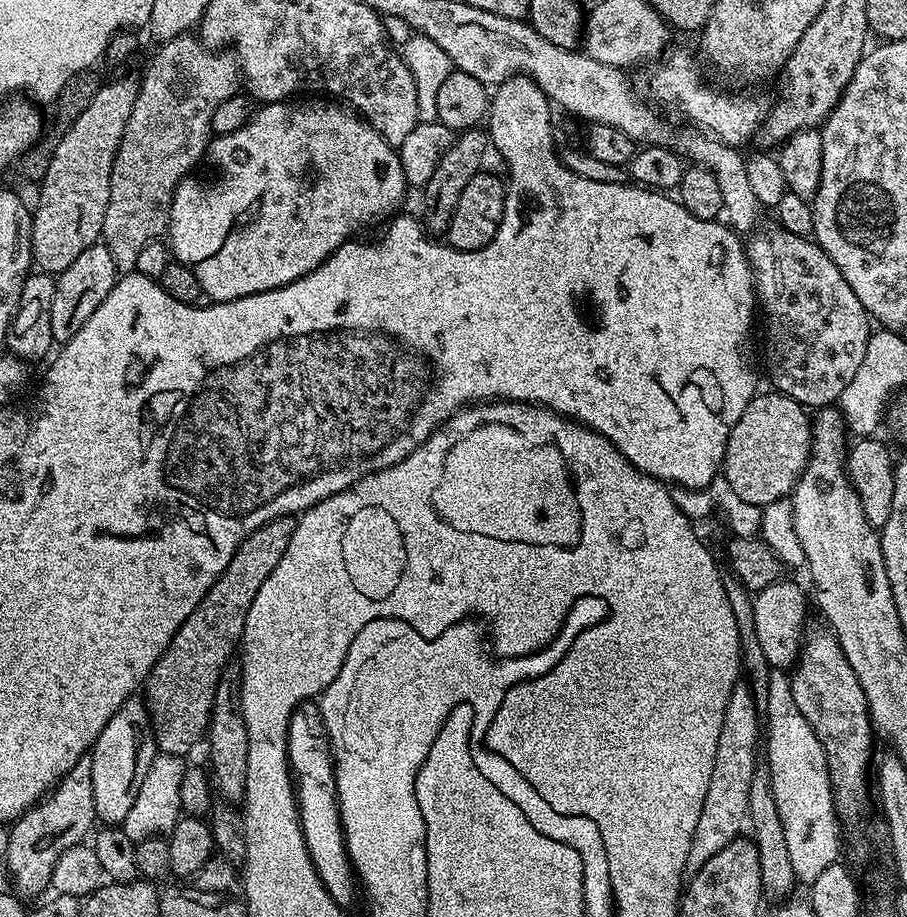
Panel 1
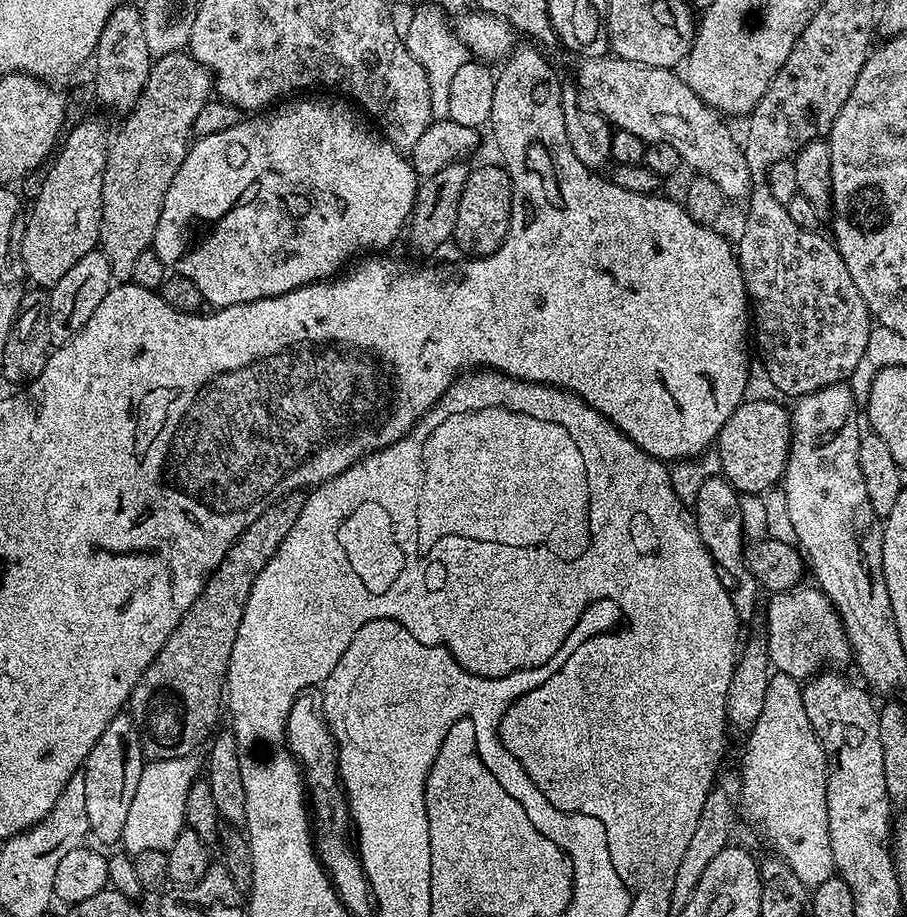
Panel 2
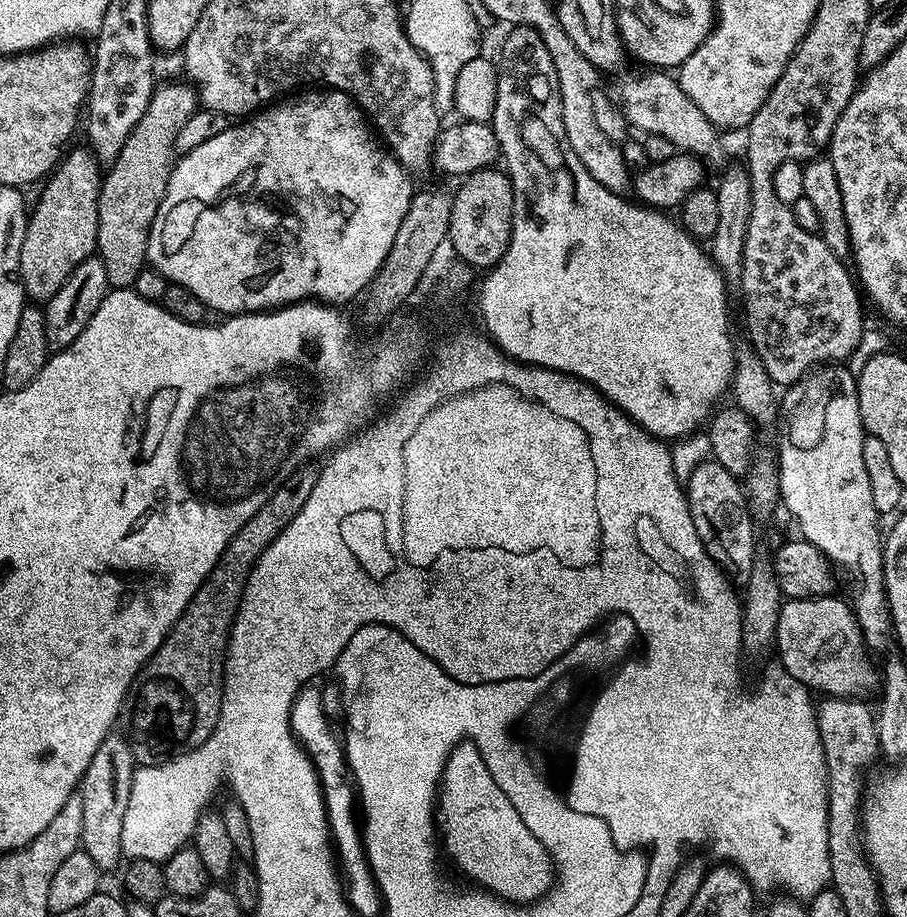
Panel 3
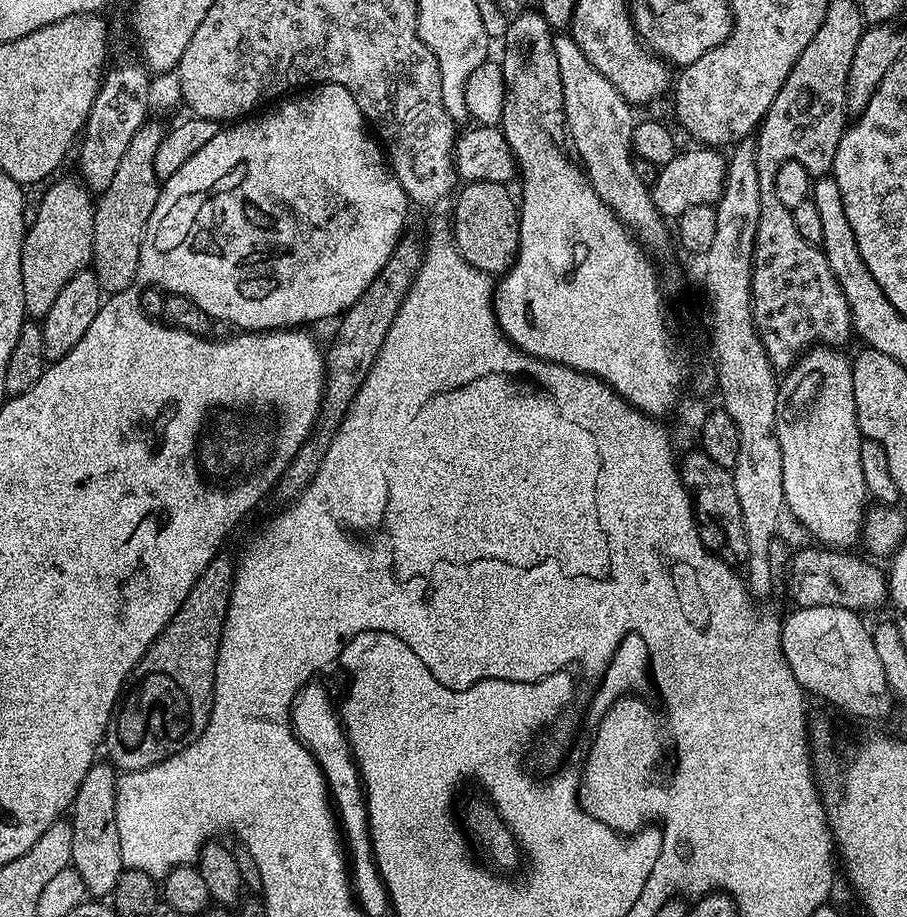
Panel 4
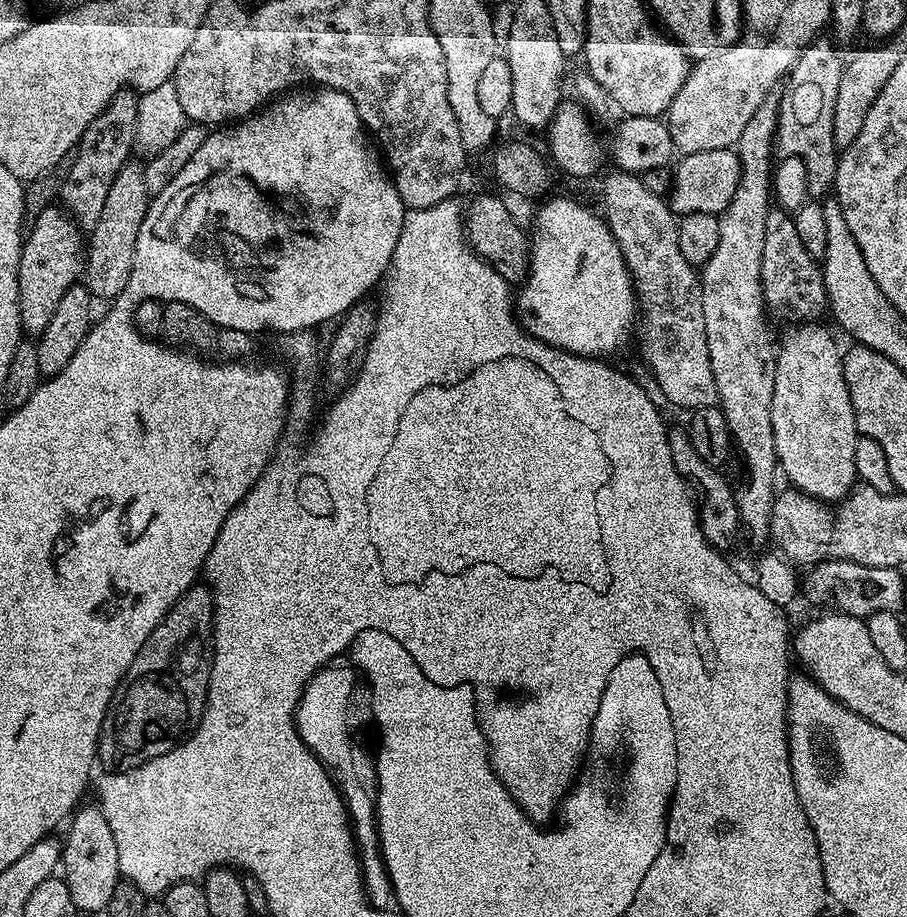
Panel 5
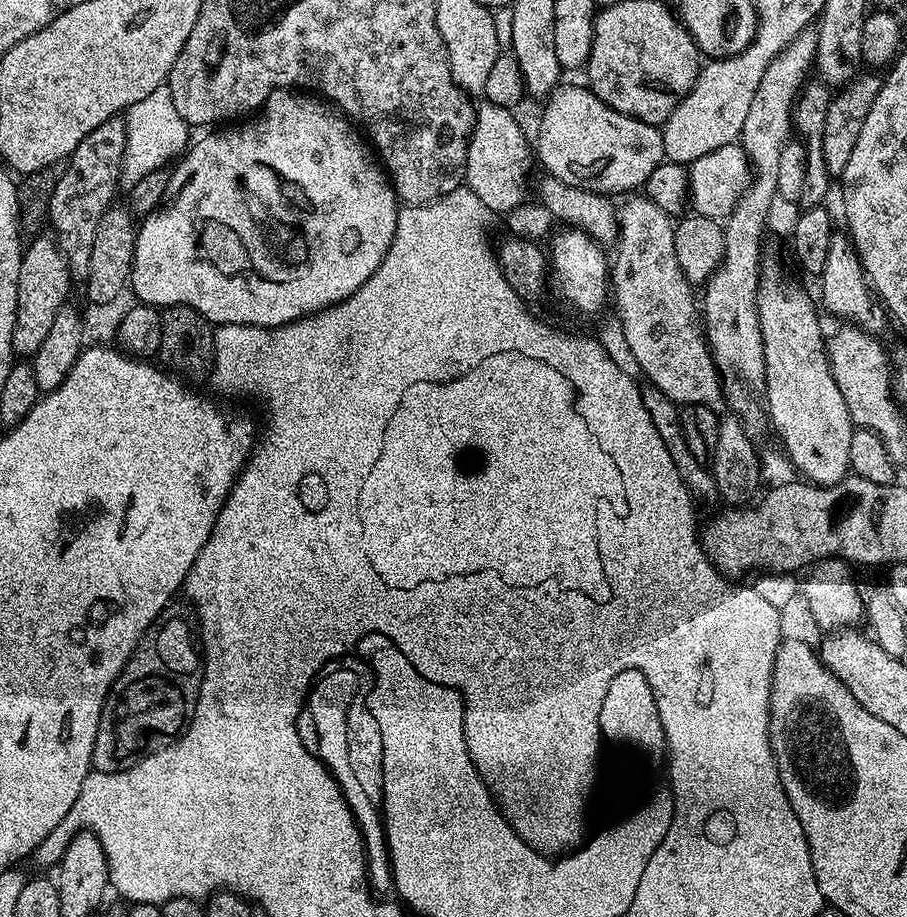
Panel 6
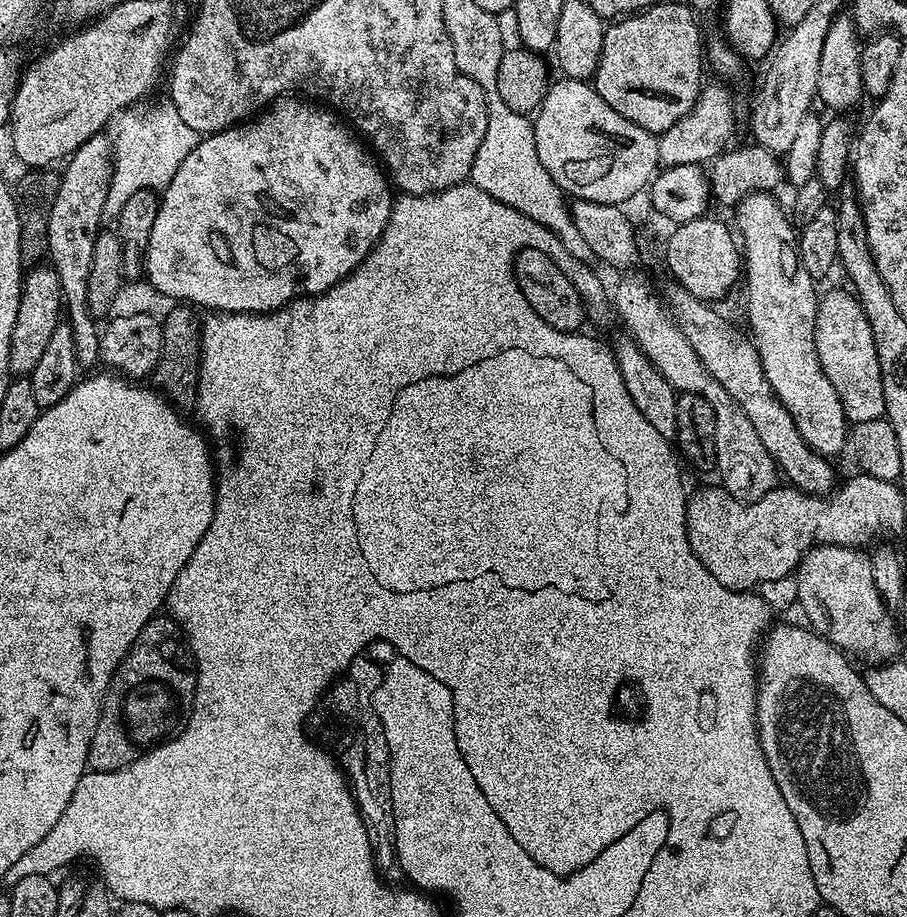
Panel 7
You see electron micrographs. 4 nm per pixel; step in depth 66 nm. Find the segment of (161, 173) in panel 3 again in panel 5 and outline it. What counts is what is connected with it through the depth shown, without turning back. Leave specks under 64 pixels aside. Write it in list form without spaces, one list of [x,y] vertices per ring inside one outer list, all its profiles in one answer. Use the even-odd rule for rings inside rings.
[[[135,162],[125,164],[118,178],[114,178],[114,186],[110,186],[110,194],[106,194],[102,214],[98,214],[98,222],[90,229],[86,240],[86,263],[82,280],[97,301],[111,302],[123,297],[126,282],[130,282],[130,270],[134,266],[134,246],[138,246],[138,230],[142,230],[149,203],[143,167]]]

